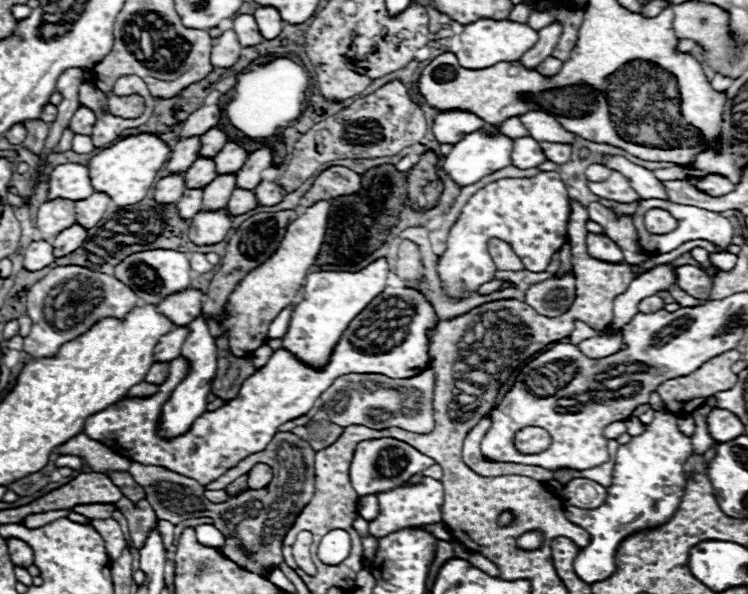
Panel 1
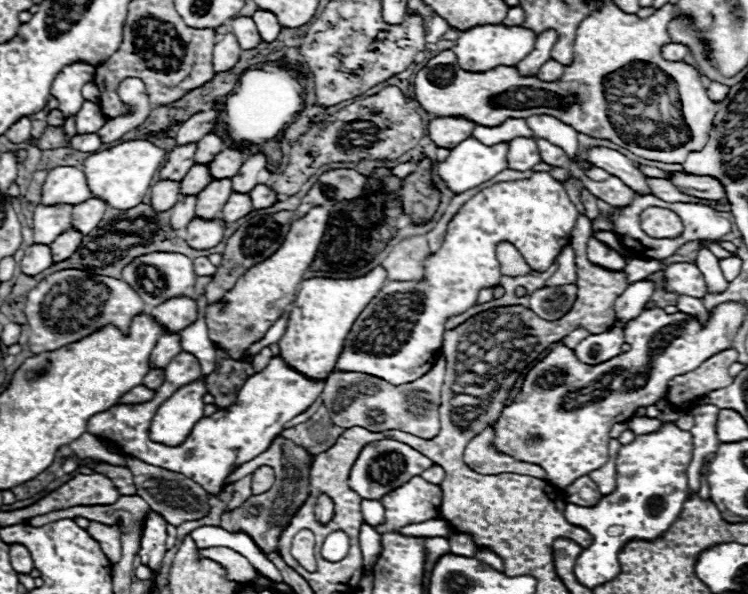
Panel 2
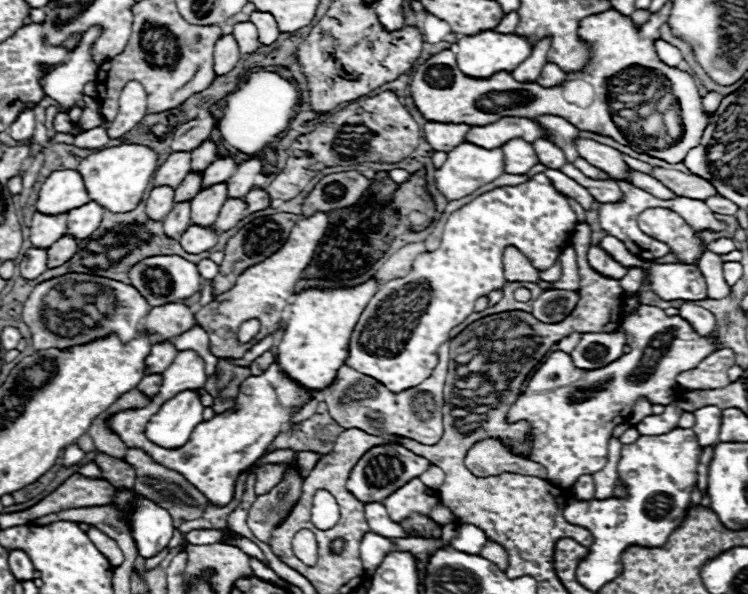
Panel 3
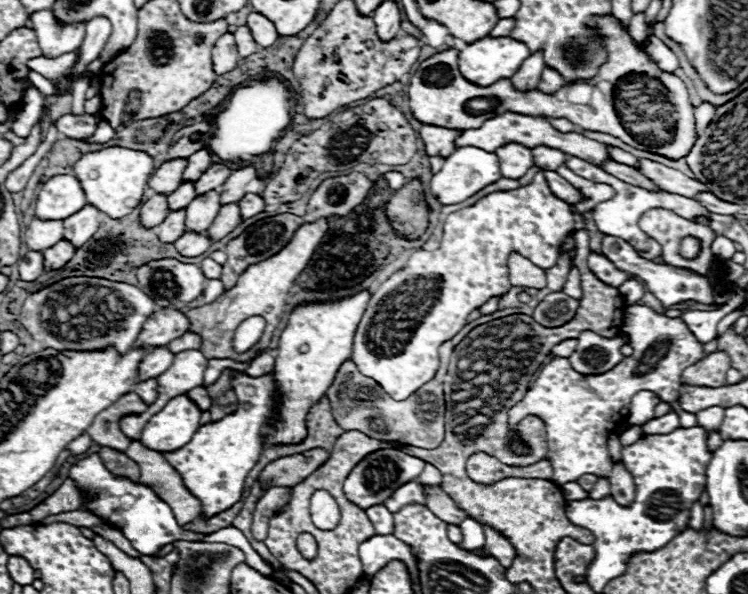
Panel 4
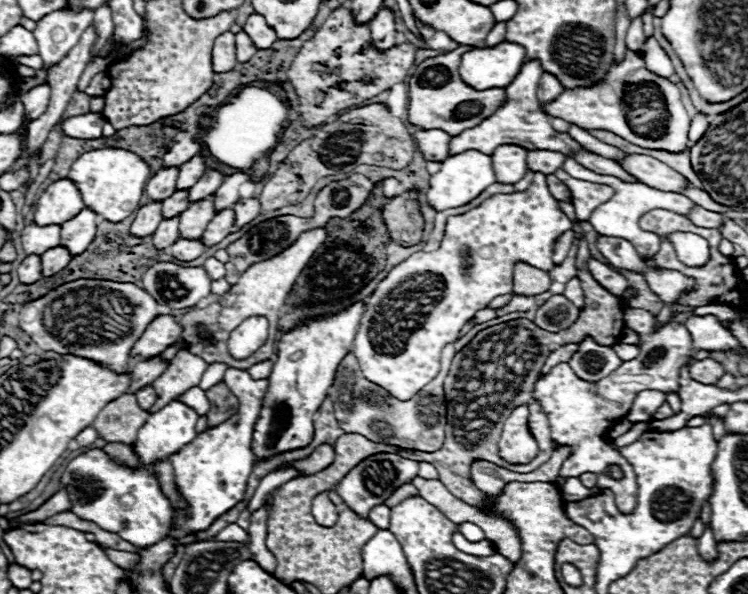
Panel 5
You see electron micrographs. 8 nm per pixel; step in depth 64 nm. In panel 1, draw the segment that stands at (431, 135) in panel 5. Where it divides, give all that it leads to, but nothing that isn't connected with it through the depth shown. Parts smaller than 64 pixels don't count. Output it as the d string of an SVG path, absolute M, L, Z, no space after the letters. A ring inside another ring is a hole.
M452 110L452 112L440 112L434 118L434 126L432 132L436 136L438 142L450 142L456 144L458 140L462 140L468 132L478 130L484 124L484 120L480 120L478 116L474 116L472 112L464 112L464 110Z

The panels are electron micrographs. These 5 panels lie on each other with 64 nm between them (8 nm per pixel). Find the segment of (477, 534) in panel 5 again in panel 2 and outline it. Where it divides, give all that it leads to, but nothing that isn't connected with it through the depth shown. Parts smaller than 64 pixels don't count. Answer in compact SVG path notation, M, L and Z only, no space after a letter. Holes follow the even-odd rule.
M452 534L450 536L450 552L456 554L456 556L474 556L478 548L474 546L472 538L466 536L466 534Z

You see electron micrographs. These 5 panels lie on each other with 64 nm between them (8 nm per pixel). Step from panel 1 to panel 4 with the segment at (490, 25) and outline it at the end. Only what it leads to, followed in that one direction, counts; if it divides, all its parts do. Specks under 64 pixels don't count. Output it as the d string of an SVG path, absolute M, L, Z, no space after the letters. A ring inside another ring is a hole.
M484 36L462 46L458 68L466 80L486 86L500 78L512 78L516 68L520 68L528 56L530 50L520 40L512 40L510 36Z

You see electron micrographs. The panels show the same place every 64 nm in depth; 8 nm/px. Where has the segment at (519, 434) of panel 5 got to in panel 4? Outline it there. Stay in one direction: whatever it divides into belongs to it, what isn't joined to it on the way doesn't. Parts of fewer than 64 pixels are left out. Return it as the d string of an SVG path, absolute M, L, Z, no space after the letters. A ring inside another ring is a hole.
M626 306L622 332L628 334L634 352L626 356L616 368L600 376L584 376L570 366L568 358L552 358L542 366L536 380L528 388L524 400L509 410L508 425L511 429L509 448L518 455L525 454L523 443L514 438L515 426L526 416L534 414L544 422L548 454L546 460L552 462L552 482L562 486L566 482L576 482L582 474L608 476L612 496L618 504L632 504L634 482L632 476L622 468L622 464L612 464L608 454L608 436L624 424L628 418L632 396L650 390L662 402L678 400L678 378L684 368L696 364L704 358L704 346L688 330L682 318L668 318L654 312L648 306Z

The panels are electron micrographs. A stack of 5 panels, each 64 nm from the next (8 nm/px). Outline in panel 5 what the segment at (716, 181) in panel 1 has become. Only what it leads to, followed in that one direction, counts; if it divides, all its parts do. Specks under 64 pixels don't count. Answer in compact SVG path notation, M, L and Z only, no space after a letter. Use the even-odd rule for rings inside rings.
M628 154L624 162L620 162L632 176L642 180L646 186L664 190L664 192L684 192L684 188L690 184L680 172L674 168L662 164L656 158L640 156L640 154Z

